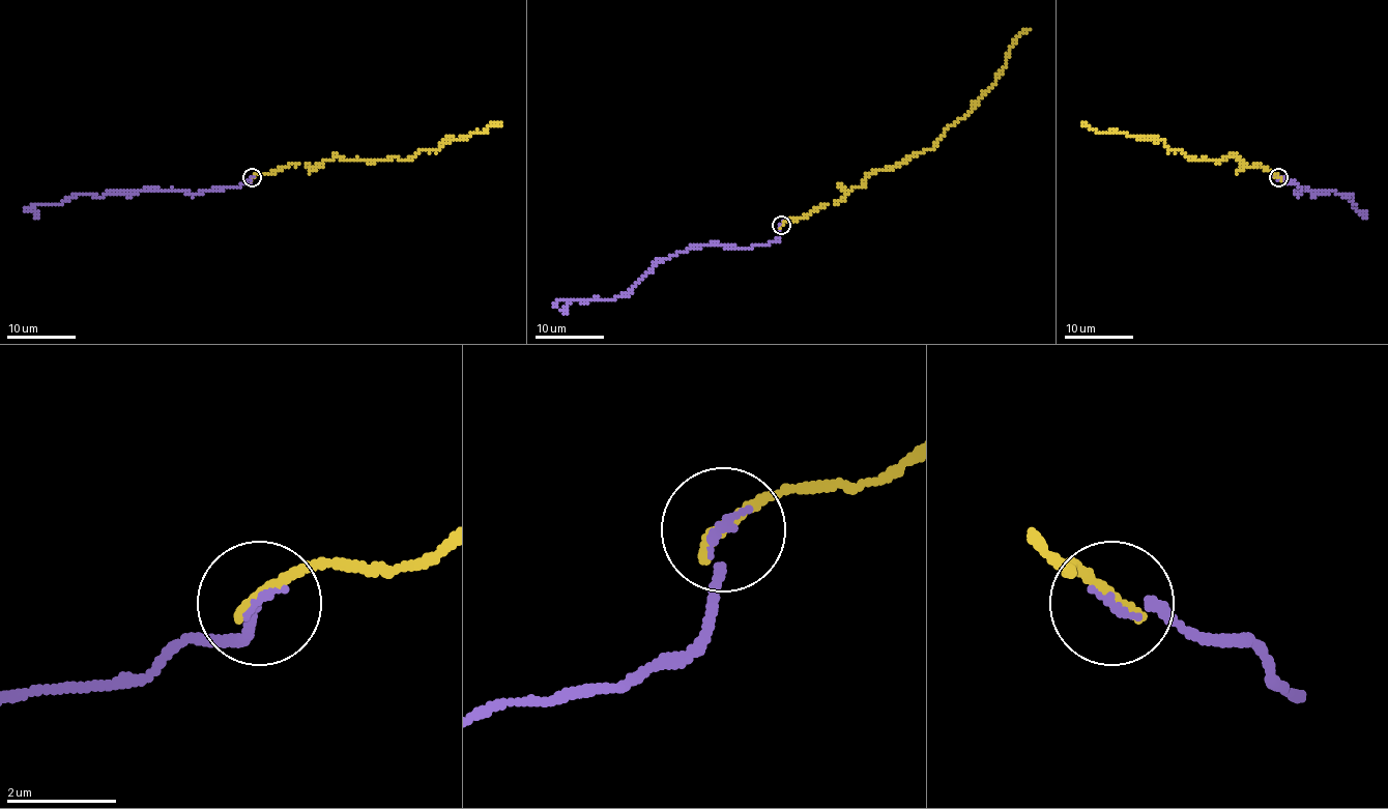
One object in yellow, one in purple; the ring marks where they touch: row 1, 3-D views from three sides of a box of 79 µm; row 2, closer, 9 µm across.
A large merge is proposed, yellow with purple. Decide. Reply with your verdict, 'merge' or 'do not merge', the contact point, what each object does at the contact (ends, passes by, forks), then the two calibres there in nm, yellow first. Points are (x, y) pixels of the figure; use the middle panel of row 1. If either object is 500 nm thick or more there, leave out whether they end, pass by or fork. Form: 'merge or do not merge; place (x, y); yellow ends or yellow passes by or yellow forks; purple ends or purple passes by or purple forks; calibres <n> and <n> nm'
merge; place (781, 225); yellow ends; purple ends; calibres 240 and 110 nm

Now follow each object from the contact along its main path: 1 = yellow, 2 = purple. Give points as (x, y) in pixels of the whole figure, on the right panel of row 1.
1: (1278, 178), (1232, 155), (1189, 159), (1161, 140), (1097, 132), (1081, 123)
2: (1278, 178), (1294, 181), (1302, 188), (1299, 193), (1352, 193), (1364, 219)

